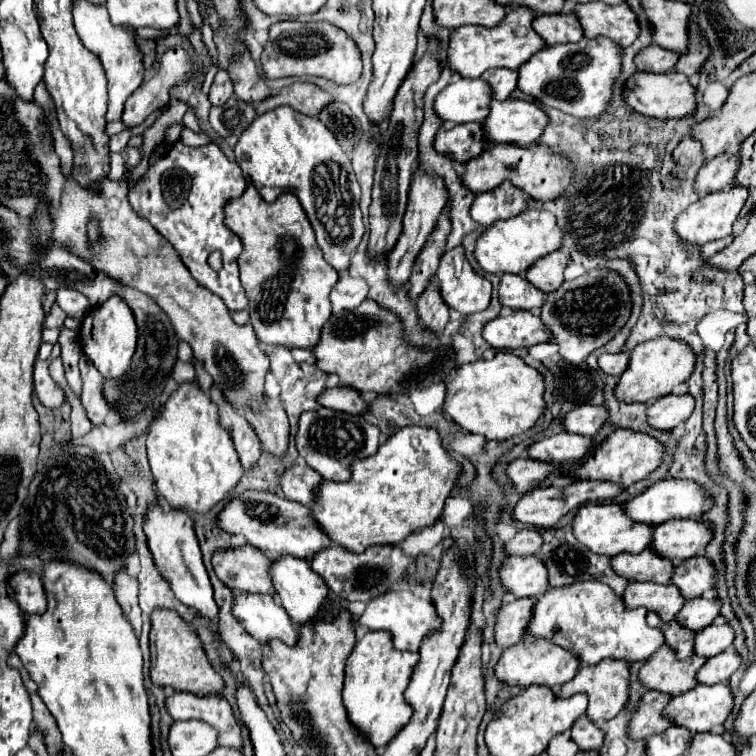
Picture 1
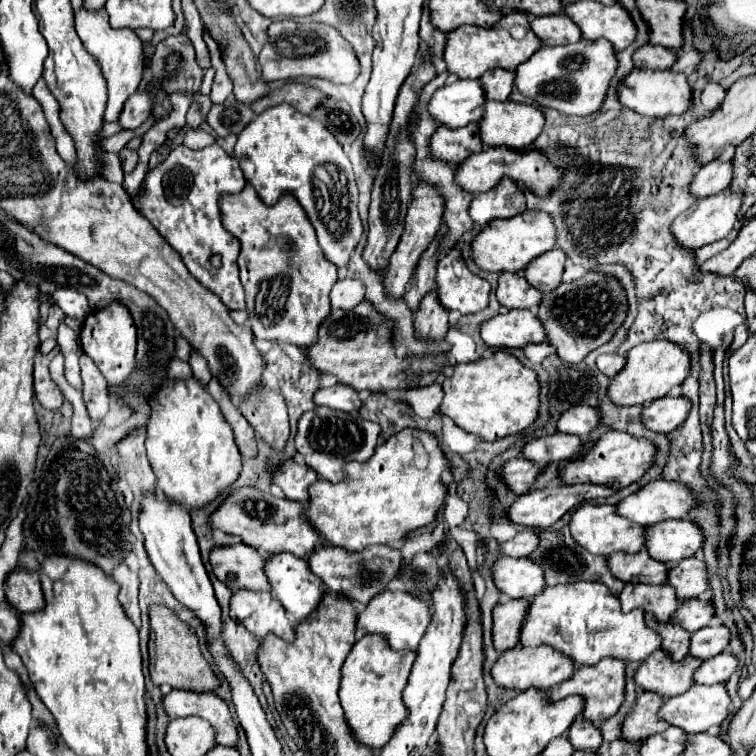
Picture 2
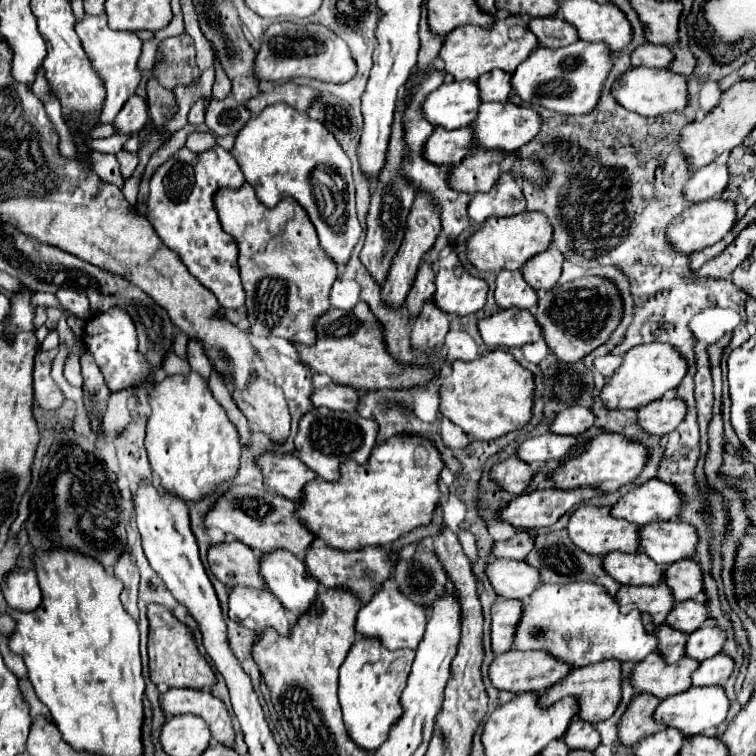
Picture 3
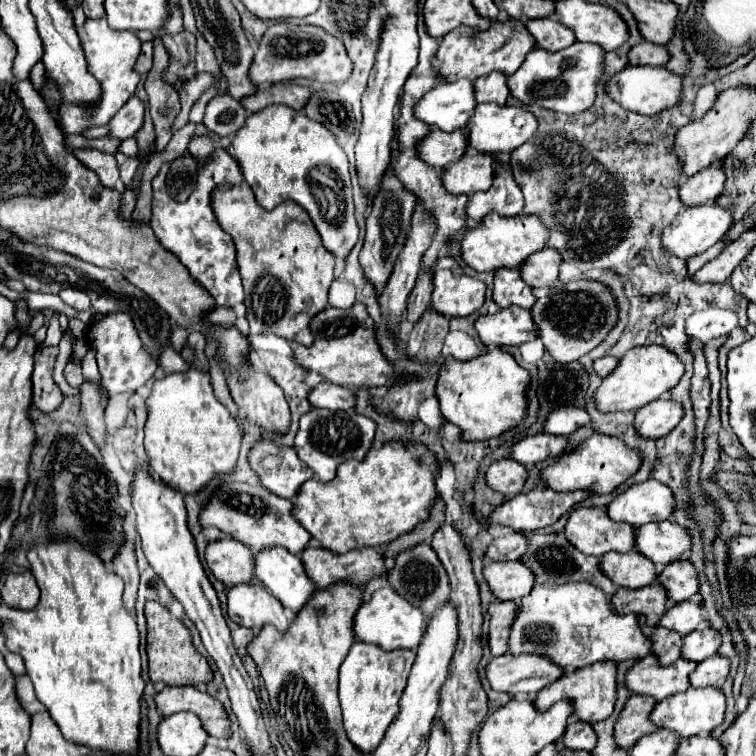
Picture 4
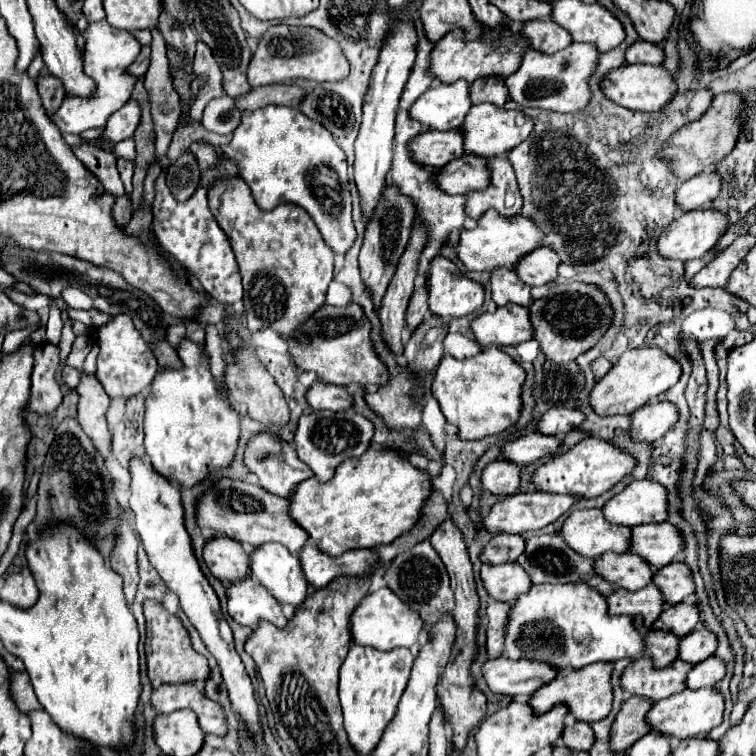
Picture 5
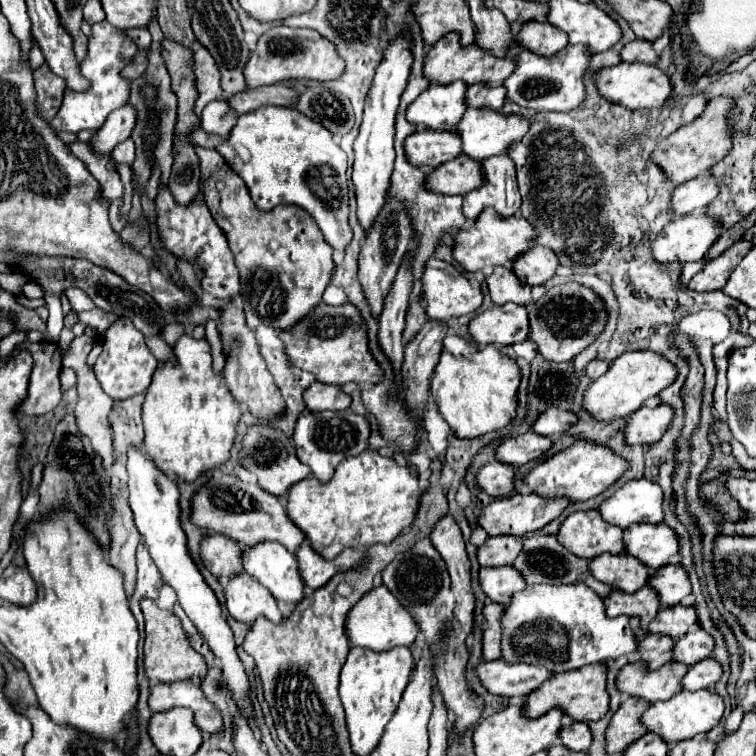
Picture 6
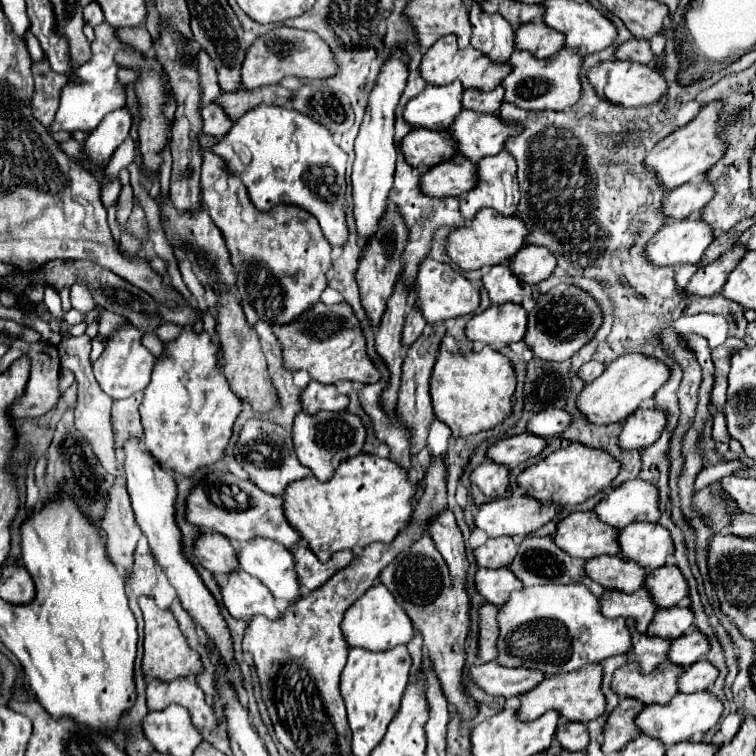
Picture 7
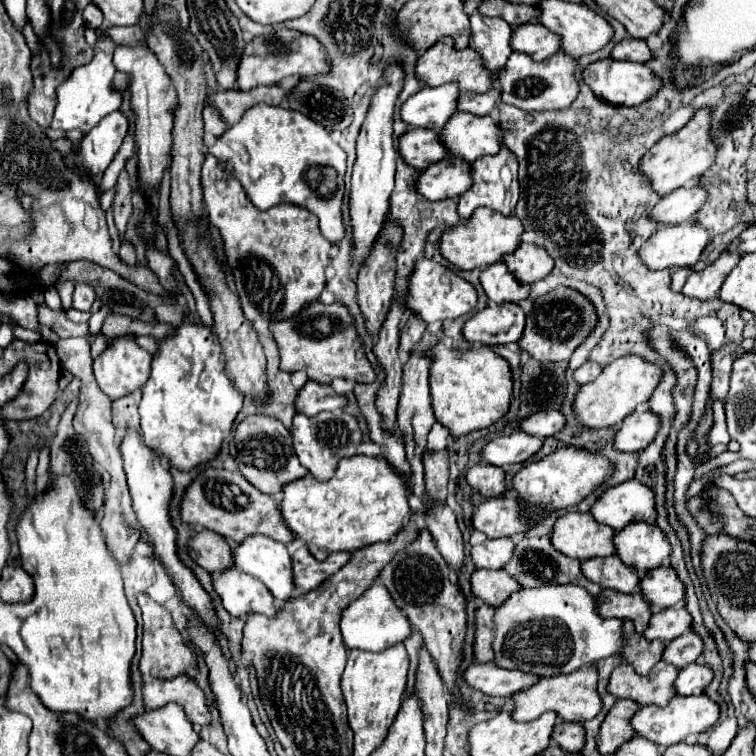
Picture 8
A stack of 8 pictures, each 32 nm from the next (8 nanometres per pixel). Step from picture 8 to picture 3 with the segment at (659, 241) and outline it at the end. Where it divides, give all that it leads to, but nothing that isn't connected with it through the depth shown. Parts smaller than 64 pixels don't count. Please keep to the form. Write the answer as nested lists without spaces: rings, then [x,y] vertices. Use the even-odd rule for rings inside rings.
[[[710,198],[698,204],[692,204],[686,208],[680,216],[672,220],[668,226],[668,240],[672,242],[672,248],[676,248],[682,254],[692,254],[696,250],[702,250],[706,246],[712,246],[714,242],[722,240],[736,224],[736,202],[726,198]]]

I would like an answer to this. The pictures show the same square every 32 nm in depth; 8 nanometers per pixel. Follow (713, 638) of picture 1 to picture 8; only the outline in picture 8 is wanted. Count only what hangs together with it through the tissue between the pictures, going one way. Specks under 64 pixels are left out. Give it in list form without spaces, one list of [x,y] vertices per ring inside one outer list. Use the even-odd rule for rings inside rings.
[[[690,628],[684,636],[668,642],[668,648],[664,650],[664,662],[672,664],[676,668],[684,668],[684,666],[696,662],[698,656],[702,656],[702,652],[704,652],[704,642]]]

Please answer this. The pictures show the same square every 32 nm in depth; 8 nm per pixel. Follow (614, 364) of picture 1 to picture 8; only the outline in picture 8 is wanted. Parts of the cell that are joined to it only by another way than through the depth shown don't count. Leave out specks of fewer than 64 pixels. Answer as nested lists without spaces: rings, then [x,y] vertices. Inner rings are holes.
[[[586,362],[586,364],[582,364],[582,366],[574,372],[574,380],[576,380],[578,384],[588,384],[588,382],[592,382],[600,372],[602,372],[602,366],[598,366],[596,362]]]

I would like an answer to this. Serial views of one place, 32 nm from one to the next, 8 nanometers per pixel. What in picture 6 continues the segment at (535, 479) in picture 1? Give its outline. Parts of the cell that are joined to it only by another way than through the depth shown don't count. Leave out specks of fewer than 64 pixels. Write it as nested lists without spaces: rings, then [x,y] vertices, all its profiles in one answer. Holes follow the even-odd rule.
[[[490,462],[480,468],[476,480],[484,492],[488,492],[494,498],[502,498],[514,492],[514,478],[516,468],[508,466],[504,462]]]

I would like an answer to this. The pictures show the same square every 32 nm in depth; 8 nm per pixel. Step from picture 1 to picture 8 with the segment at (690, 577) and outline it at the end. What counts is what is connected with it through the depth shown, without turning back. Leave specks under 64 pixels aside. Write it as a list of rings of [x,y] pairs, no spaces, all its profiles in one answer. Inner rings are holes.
[[[672,566],[648,570],[640,582],[640,590],[644,596],[648,596],[650,604],[654,604],[656,610],[670,608],[686,596],[684,582],[678,578],[678,572]]]

